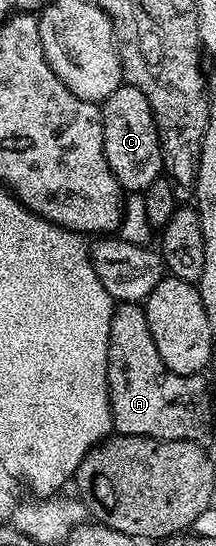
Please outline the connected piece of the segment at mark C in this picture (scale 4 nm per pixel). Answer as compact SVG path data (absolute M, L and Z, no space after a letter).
M122 83L102 103L102 139L106 163L114 171L121 190L143 194L150 183L154 183L164 173L164 160L160 150L160 136L150 111L150 103L138 87Z

